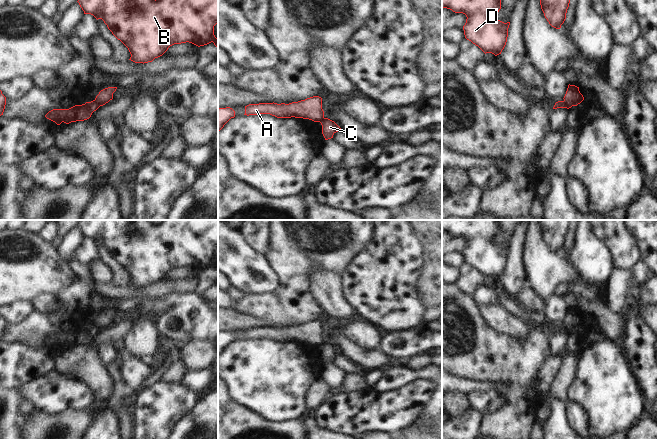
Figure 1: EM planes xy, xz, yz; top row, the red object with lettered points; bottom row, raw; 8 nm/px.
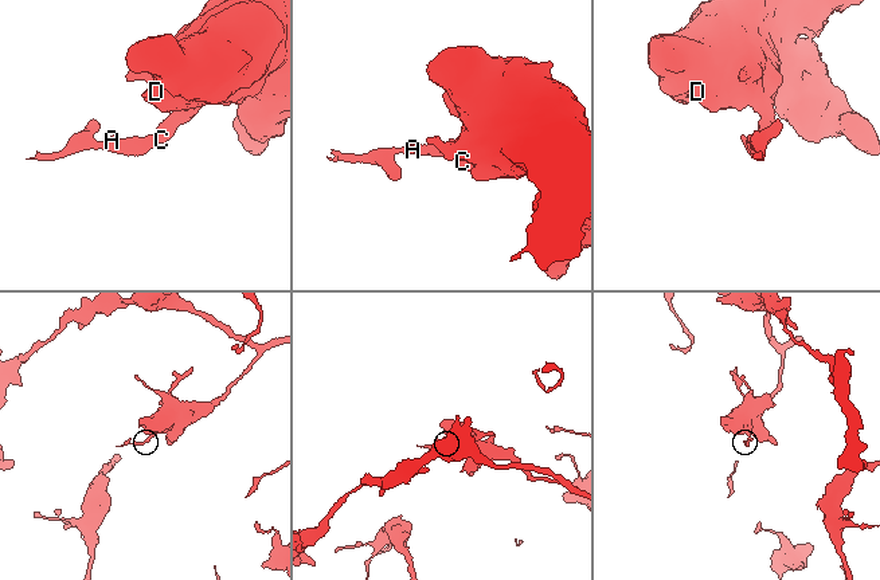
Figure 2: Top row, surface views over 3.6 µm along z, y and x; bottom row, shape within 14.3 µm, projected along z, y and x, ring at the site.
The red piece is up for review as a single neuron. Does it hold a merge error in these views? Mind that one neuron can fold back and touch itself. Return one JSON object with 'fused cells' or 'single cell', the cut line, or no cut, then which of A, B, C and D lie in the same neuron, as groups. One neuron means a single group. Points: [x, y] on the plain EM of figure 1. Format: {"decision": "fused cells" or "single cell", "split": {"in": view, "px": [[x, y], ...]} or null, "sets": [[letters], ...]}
{"decision": "fused cells", "split": {"in": "yz", "px": [[563, 325], [568, 332]]}, "sets": [["A"], ["B", "C", "D"]]}

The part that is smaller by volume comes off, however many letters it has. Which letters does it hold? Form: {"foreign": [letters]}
{"foreign": ["A"]}

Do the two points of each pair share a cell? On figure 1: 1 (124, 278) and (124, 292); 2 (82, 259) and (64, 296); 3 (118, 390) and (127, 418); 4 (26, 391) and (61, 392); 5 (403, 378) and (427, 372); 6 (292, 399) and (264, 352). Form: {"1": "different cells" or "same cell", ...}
{"1": "different cells", "2": "same cell", "3": "same cell", "4": "same cell", "5": "same cell", "6": "same cell"}

